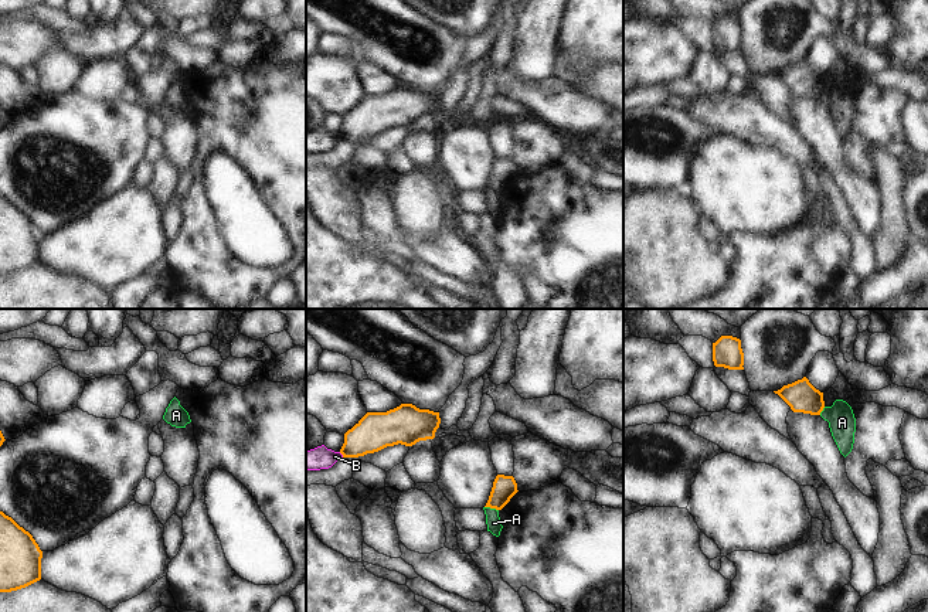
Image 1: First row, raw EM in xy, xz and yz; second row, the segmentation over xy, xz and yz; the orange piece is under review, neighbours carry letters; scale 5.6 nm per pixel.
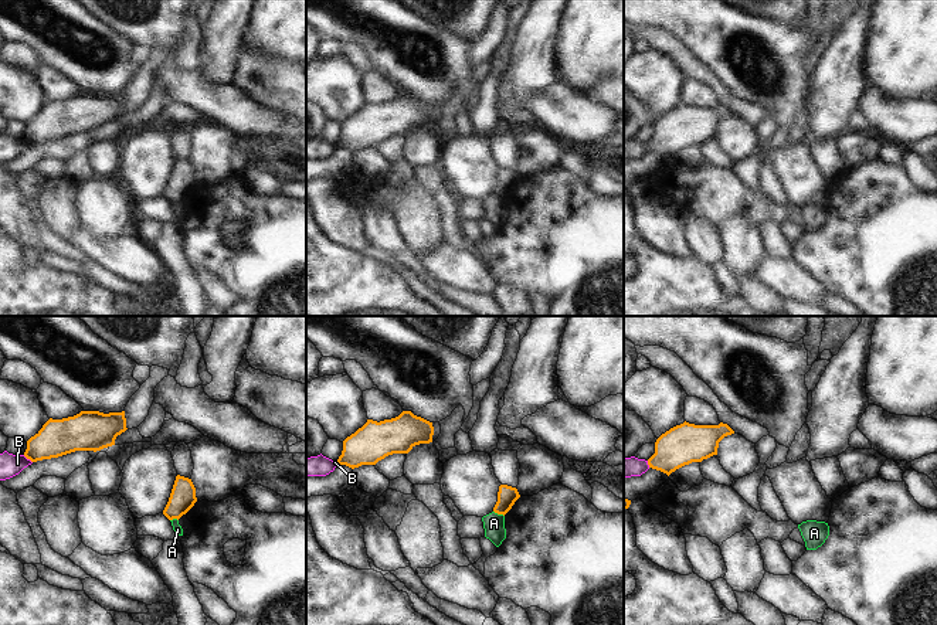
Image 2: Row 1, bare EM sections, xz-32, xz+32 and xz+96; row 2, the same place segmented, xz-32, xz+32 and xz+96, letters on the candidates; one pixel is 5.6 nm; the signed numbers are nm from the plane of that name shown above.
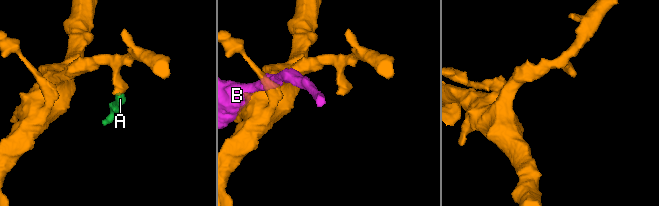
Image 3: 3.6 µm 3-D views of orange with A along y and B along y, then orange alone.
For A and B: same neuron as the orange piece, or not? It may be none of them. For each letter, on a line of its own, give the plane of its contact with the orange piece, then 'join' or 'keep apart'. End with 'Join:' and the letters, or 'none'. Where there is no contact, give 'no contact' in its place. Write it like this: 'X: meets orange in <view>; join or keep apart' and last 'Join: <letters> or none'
A: meets orange in xz; keep apart
B: meets orange in xz; keep apart
Join: none

